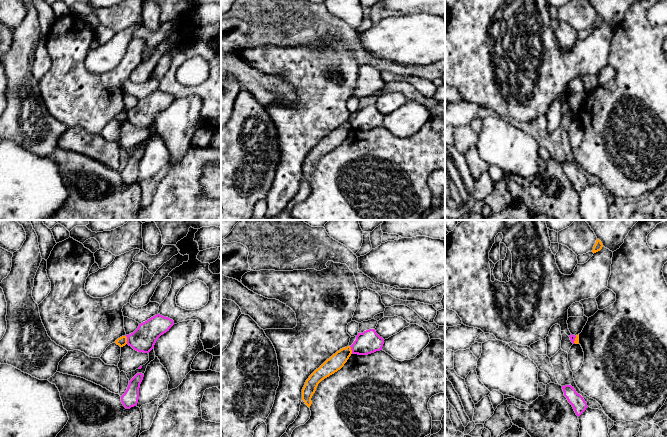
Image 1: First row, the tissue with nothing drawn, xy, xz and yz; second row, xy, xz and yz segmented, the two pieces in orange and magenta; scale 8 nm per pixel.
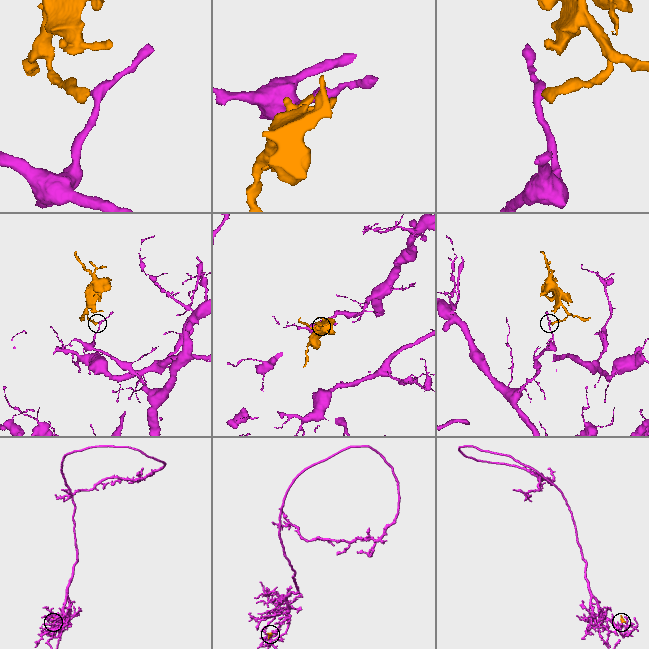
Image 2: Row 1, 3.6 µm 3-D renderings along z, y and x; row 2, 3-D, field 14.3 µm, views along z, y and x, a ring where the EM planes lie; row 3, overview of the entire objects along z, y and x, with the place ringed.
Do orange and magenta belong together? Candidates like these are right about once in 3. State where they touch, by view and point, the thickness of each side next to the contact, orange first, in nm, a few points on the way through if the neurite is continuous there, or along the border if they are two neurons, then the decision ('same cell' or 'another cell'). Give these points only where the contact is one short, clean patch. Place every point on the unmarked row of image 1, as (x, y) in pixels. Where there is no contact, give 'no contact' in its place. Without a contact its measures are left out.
meets orange in xy at (126, 116); 80 nm thick on the orange side, 200 nm on the other; border along xy (125, 112), (127, 119); another cell

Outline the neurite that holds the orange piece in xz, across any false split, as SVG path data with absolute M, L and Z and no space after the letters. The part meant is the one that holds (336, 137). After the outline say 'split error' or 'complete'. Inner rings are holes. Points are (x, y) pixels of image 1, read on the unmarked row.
M350 122L340 125L316 145L306 156L302 165L302 176L310 184L311 174L316 167L318 160L340 146L352 130Z; complete

